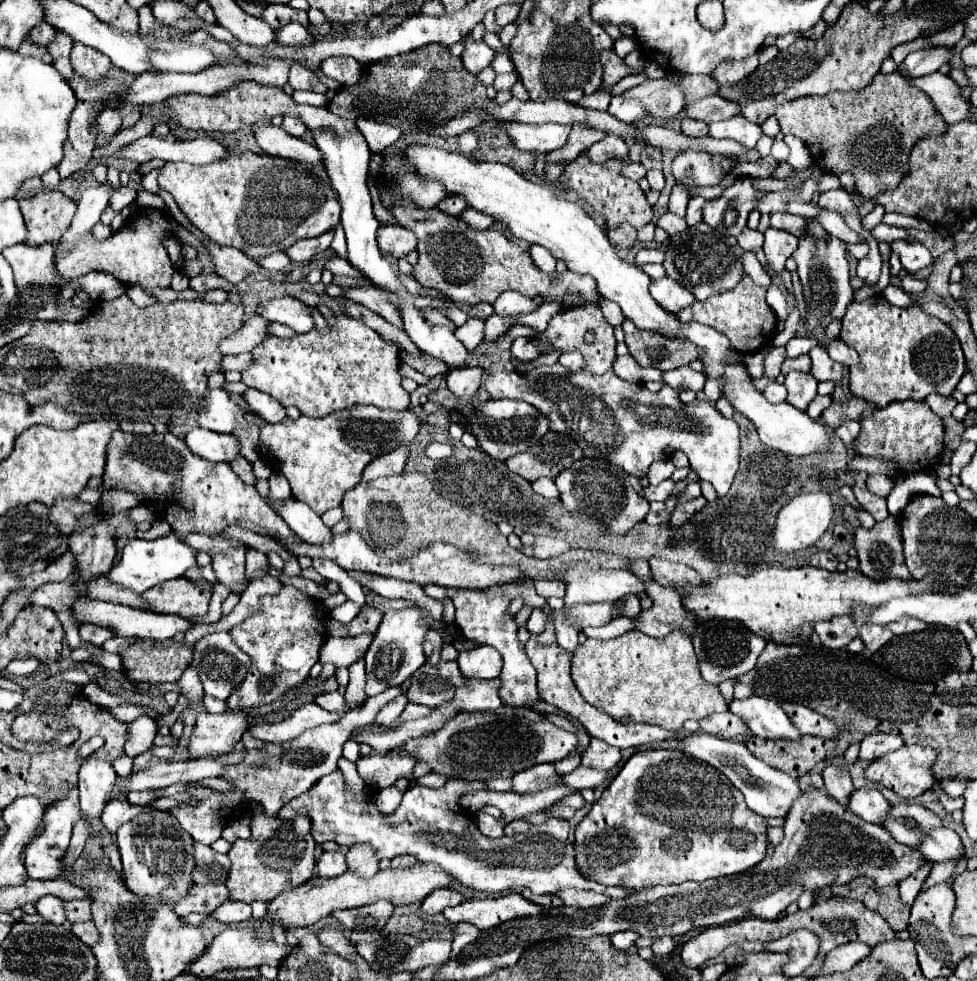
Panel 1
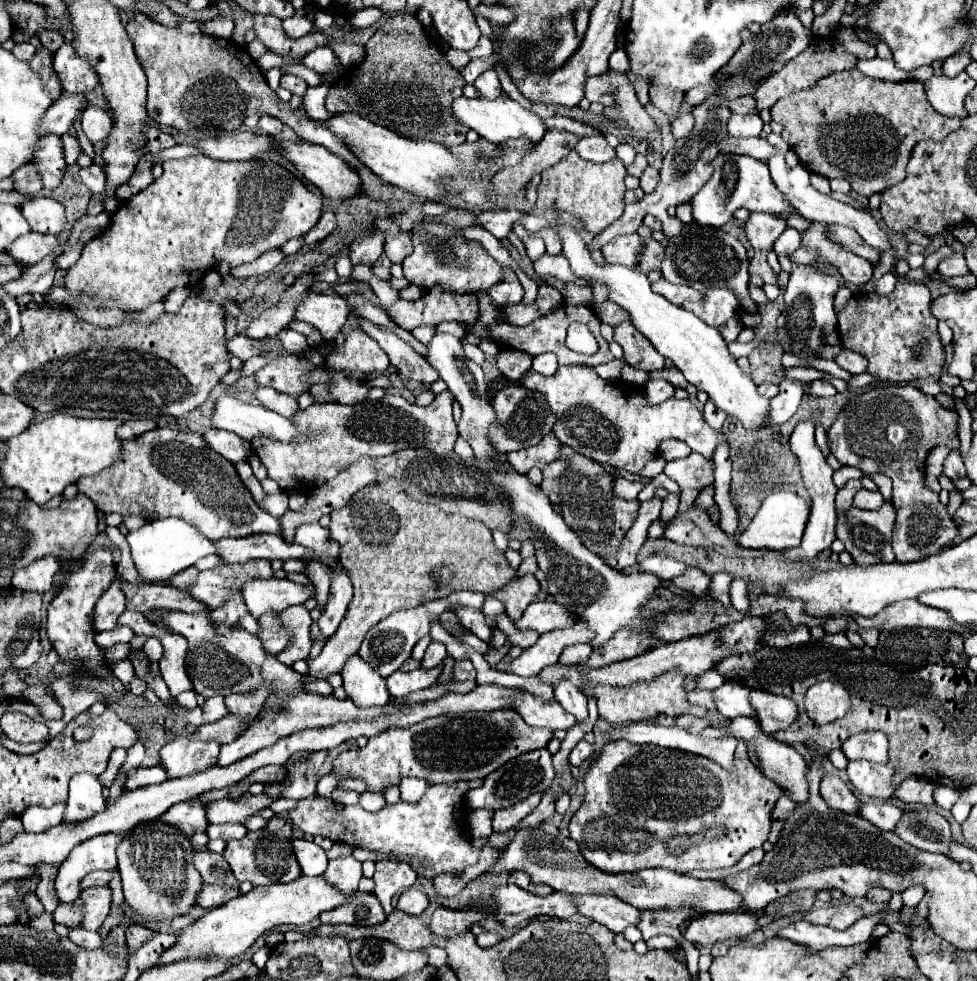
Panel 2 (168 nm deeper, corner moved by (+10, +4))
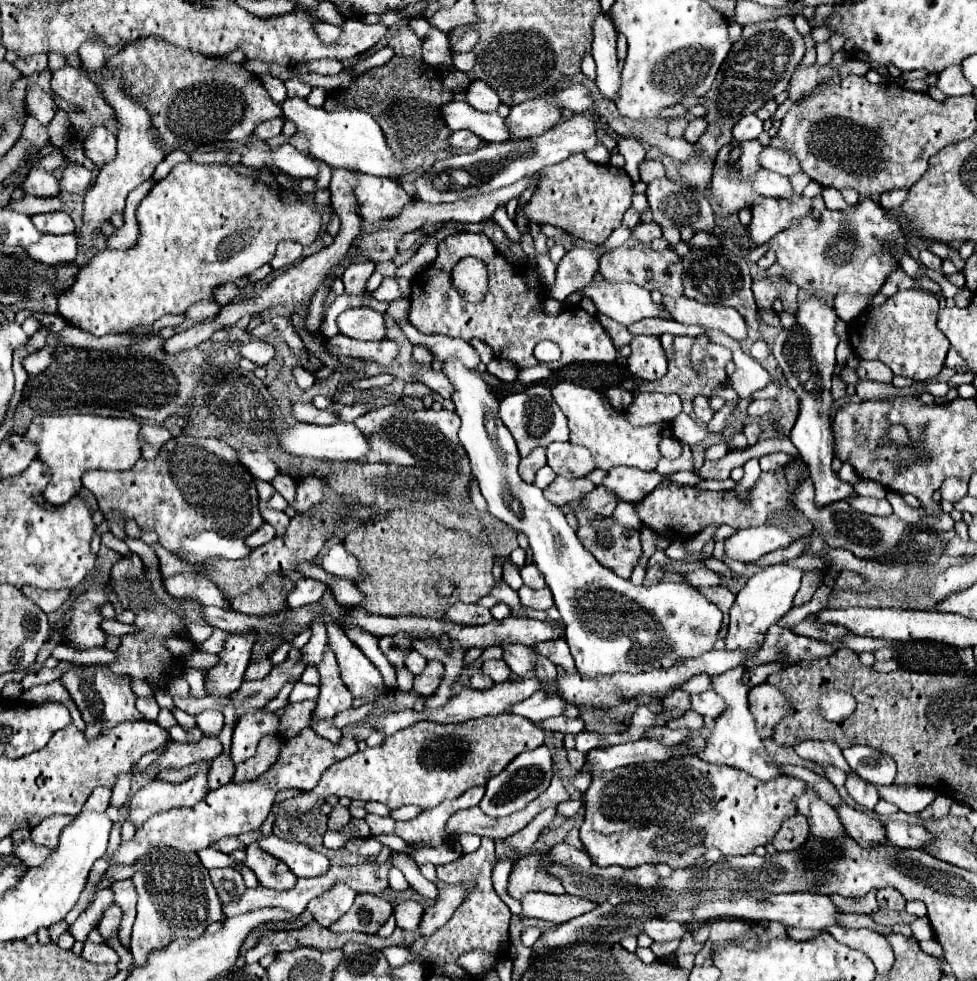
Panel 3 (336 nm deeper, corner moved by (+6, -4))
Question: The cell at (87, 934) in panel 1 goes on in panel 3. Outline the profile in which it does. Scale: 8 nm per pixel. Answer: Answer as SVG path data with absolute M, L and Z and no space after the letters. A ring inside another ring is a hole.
M84 942L82 958L94 964L106 964L106 962L118 964L120 962L120 956L108 944L92 944L92 942Z

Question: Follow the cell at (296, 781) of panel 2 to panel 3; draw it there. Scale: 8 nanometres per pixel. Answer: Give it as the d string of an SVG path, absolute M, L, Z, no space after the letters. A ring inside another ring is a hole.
M312 718L312 730L316 730L320 736L330 742L338 742L342 736L342 730L334 726L334 718L328 718L328 720L314 720Z

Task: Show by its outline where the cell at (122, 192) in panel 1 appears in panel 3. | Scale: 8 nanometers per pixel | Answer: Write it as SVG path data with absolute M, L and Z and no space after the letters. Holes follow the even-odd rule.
M66 164L62 176L58 178L60 190L66 192L86 192L92 184L92 172L80 164Z

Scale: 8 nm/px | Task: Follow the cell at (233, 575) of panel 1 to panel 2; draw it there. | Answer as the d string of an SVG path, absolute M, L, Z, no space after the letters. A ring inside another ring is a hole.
M228 586L228 600L224 606L216 608L210 612L210 618L216 624L222 624L222 628L236 628L238 626L238 618L246 614L246 606L242 604L242 594L238 590L238 586Z

